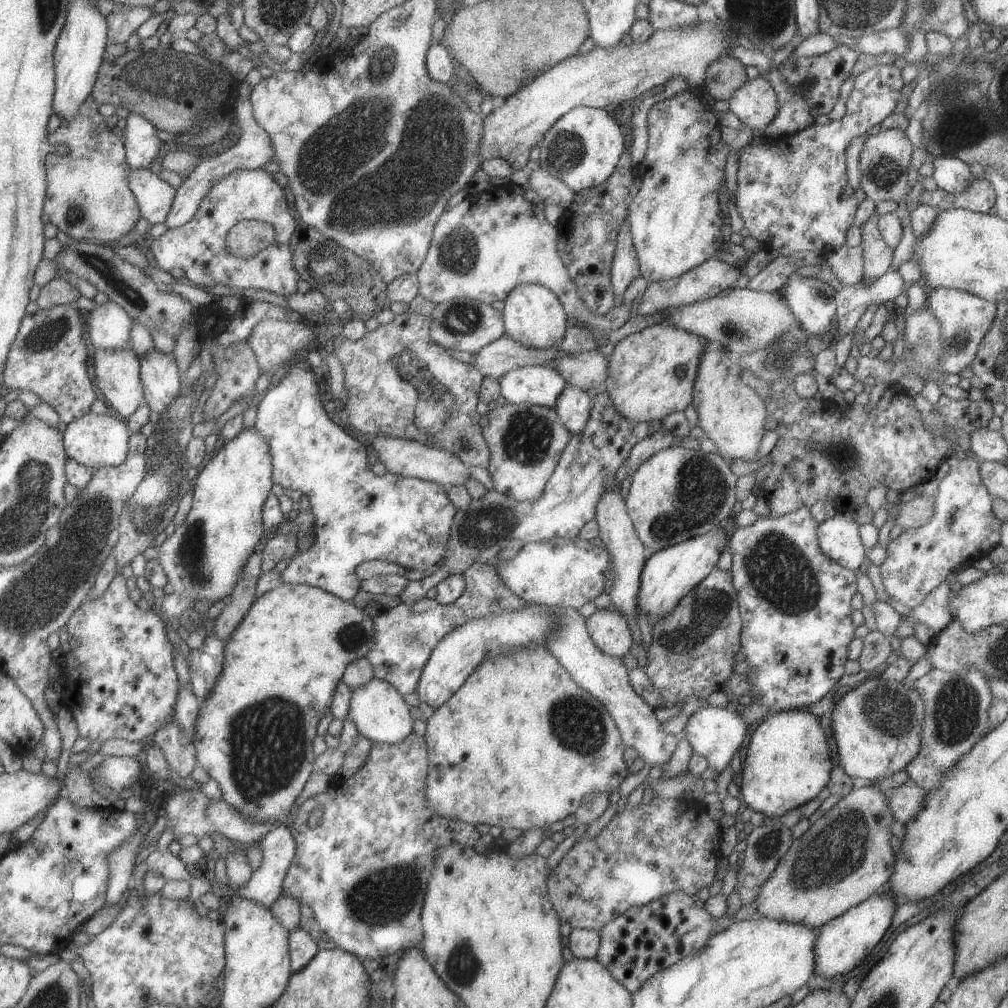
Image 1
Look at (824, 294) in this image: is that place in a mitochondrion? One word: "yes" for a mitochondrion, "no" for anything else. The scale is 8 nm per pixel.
no

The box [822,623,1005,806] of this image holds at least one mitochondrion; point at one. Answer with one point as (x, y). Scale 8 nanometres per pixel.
(955, 711)

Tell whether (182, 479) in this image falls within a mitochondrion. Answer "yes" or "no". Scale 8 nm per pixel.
no

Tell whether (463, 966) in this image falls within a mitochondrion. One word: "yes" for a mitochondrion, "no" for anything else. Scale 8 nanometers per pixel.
yes

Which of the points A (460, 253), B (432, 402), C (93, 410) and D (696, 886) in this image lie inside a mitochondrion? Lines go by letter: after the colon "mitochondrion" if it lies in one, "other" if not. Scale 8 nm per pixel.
A: mitochondrion
B: mitochondrion
C: other
D: other

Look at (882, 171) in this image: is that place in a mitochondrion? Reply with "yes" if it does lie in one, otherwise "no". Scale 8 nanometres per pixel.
yes

